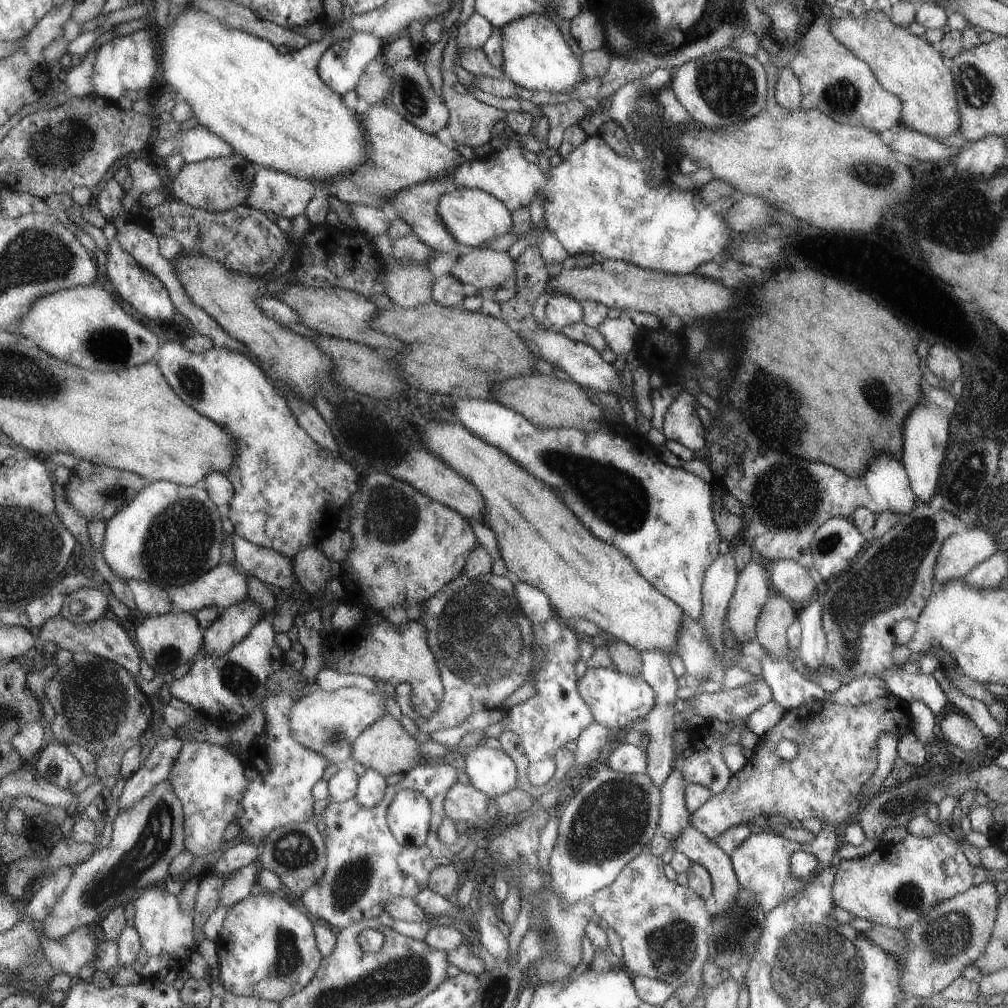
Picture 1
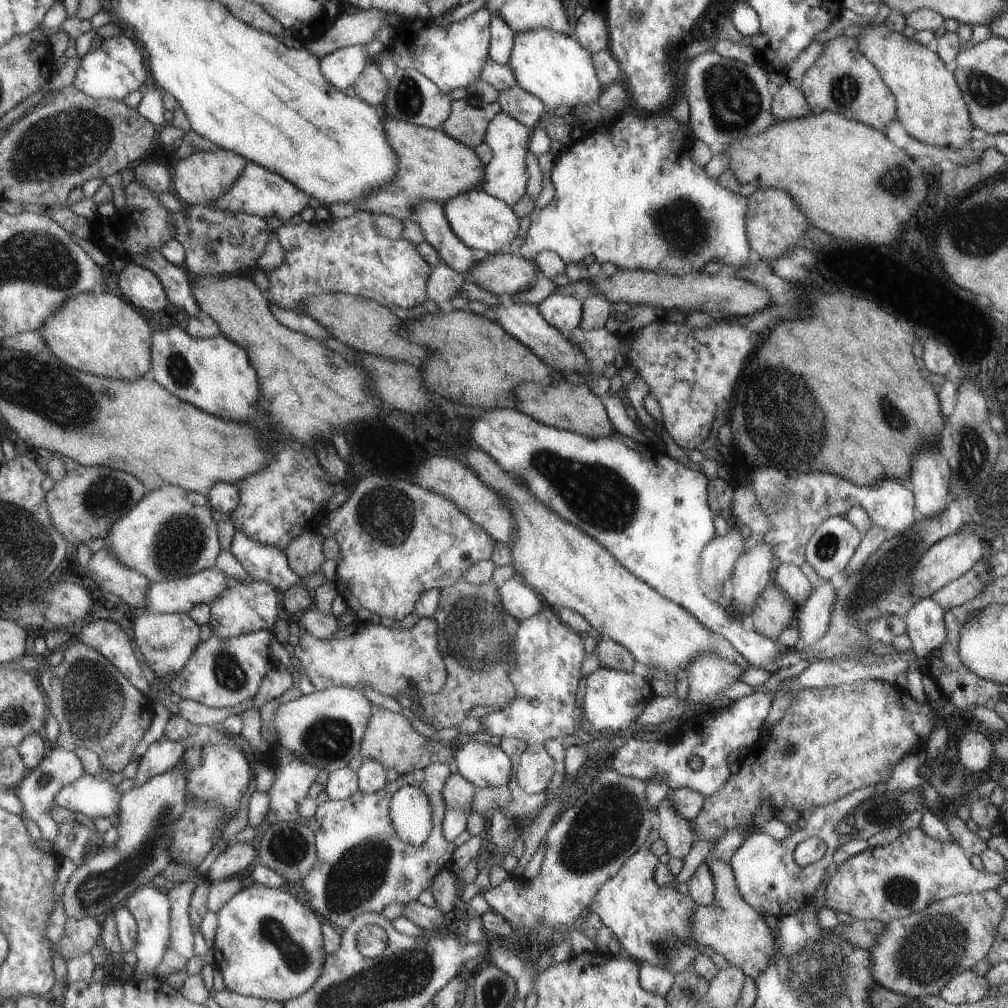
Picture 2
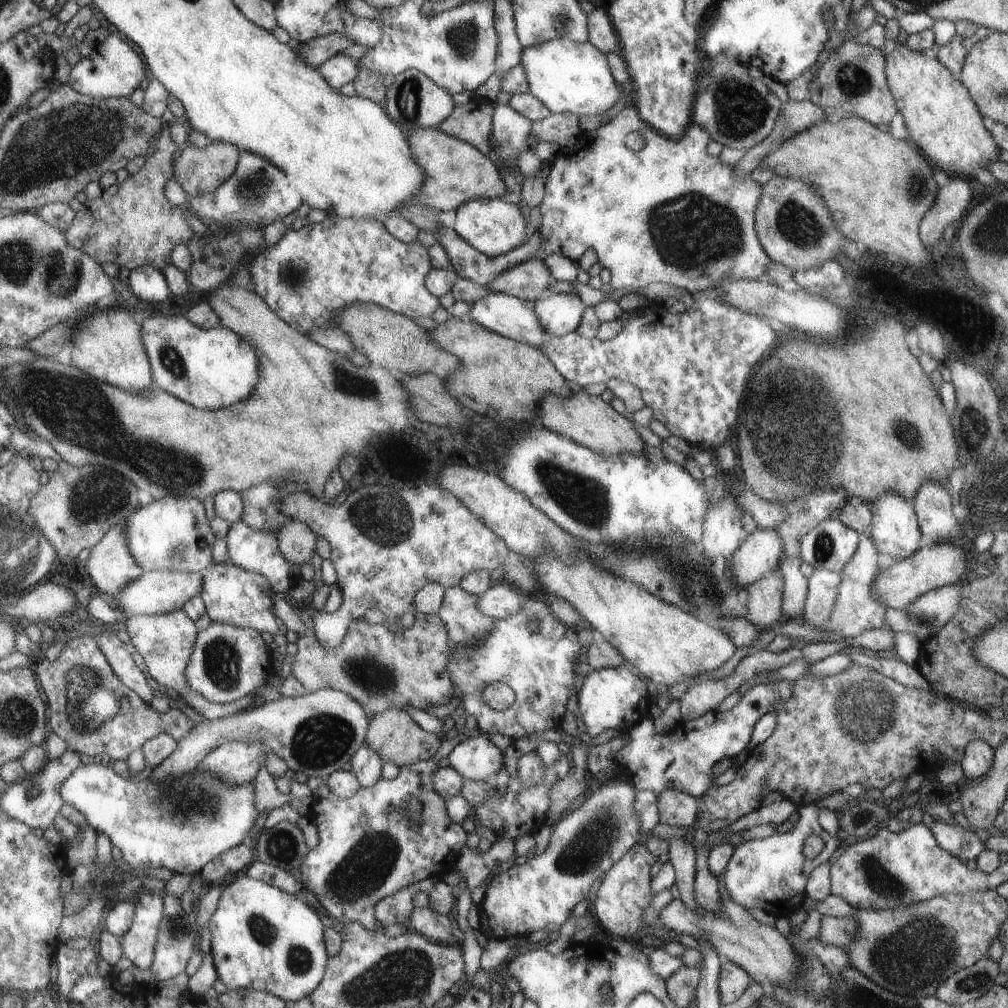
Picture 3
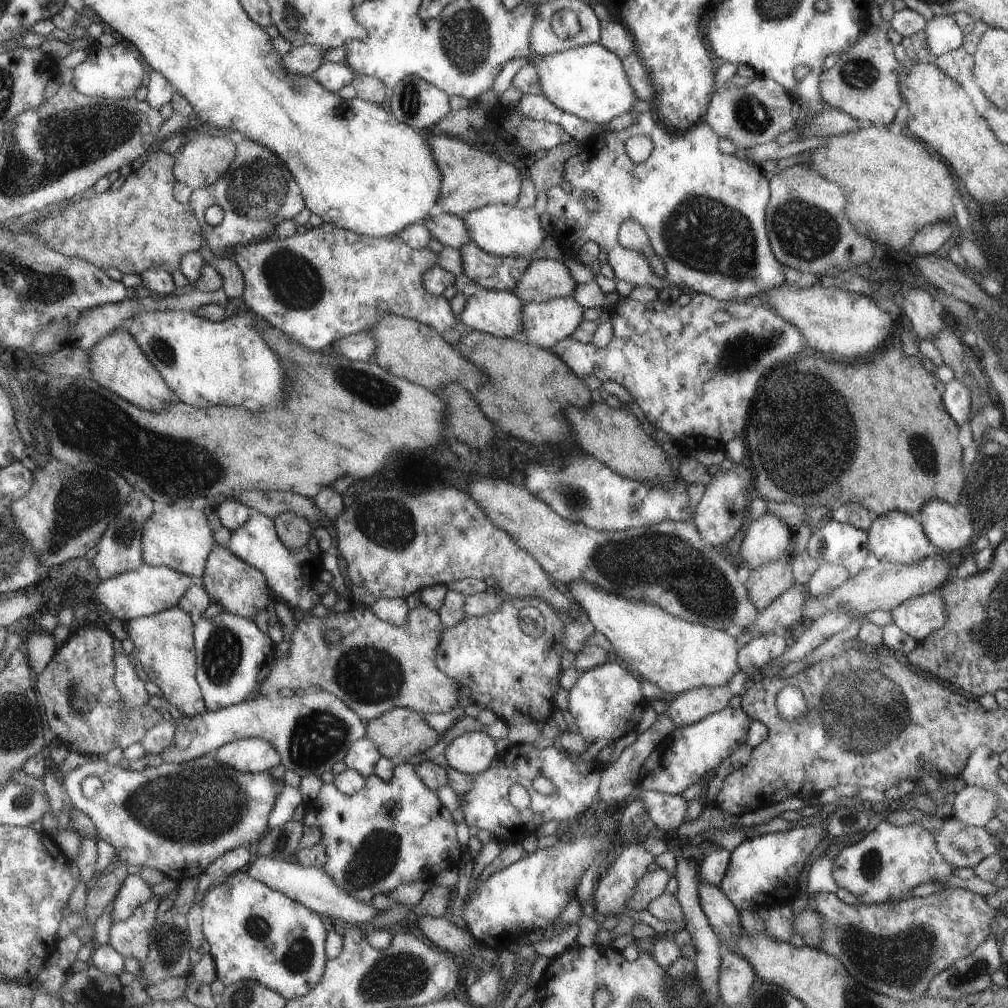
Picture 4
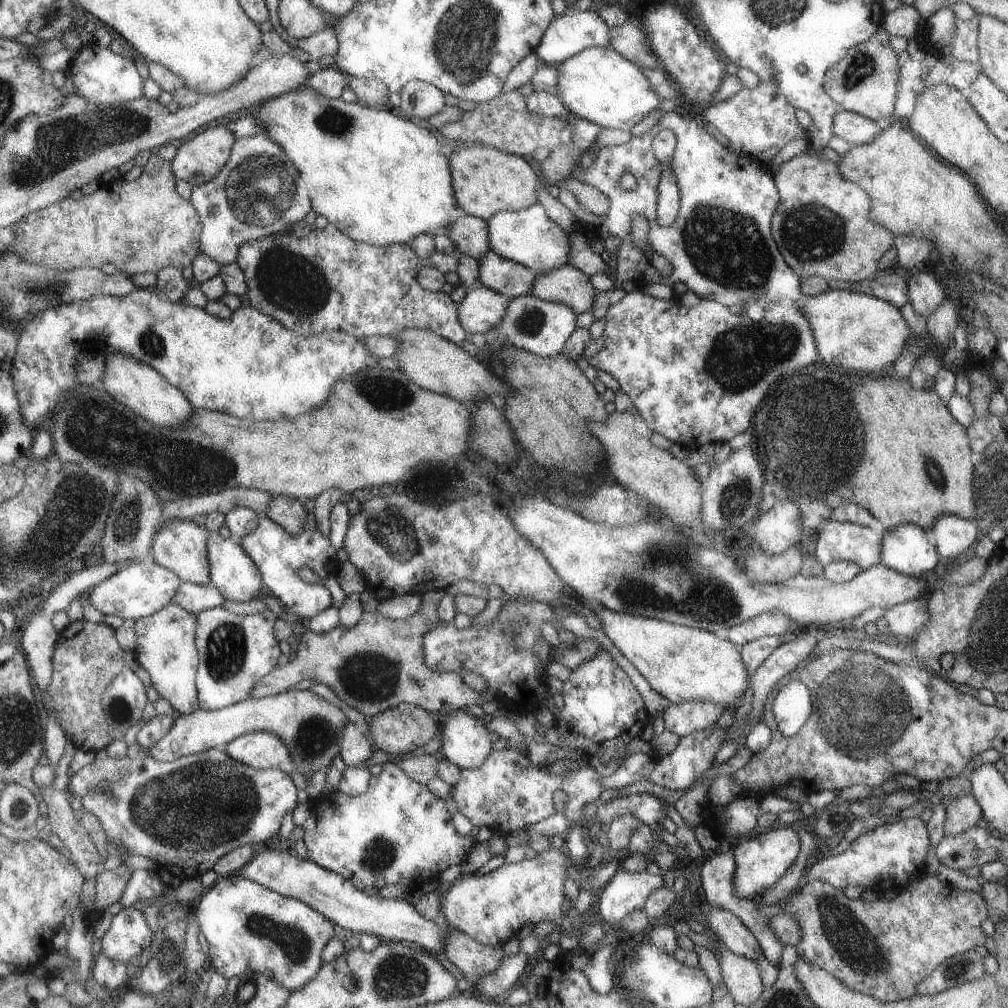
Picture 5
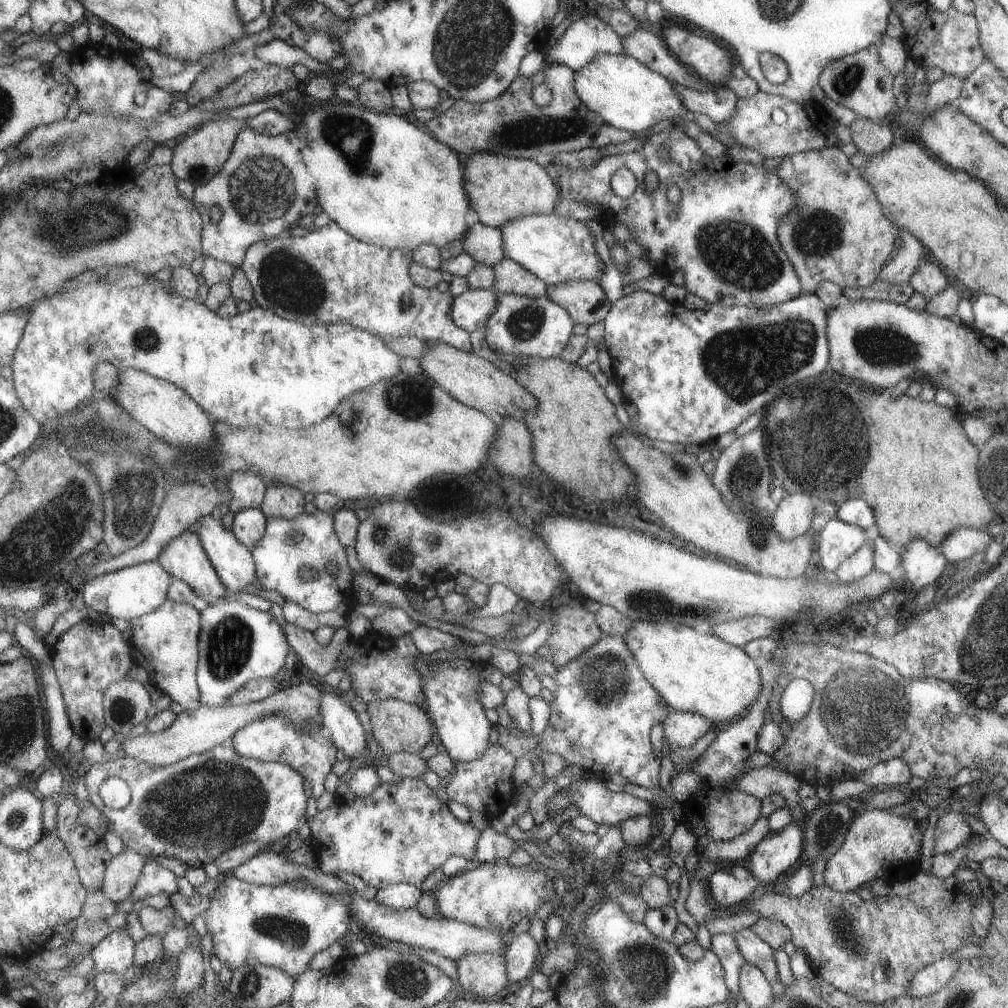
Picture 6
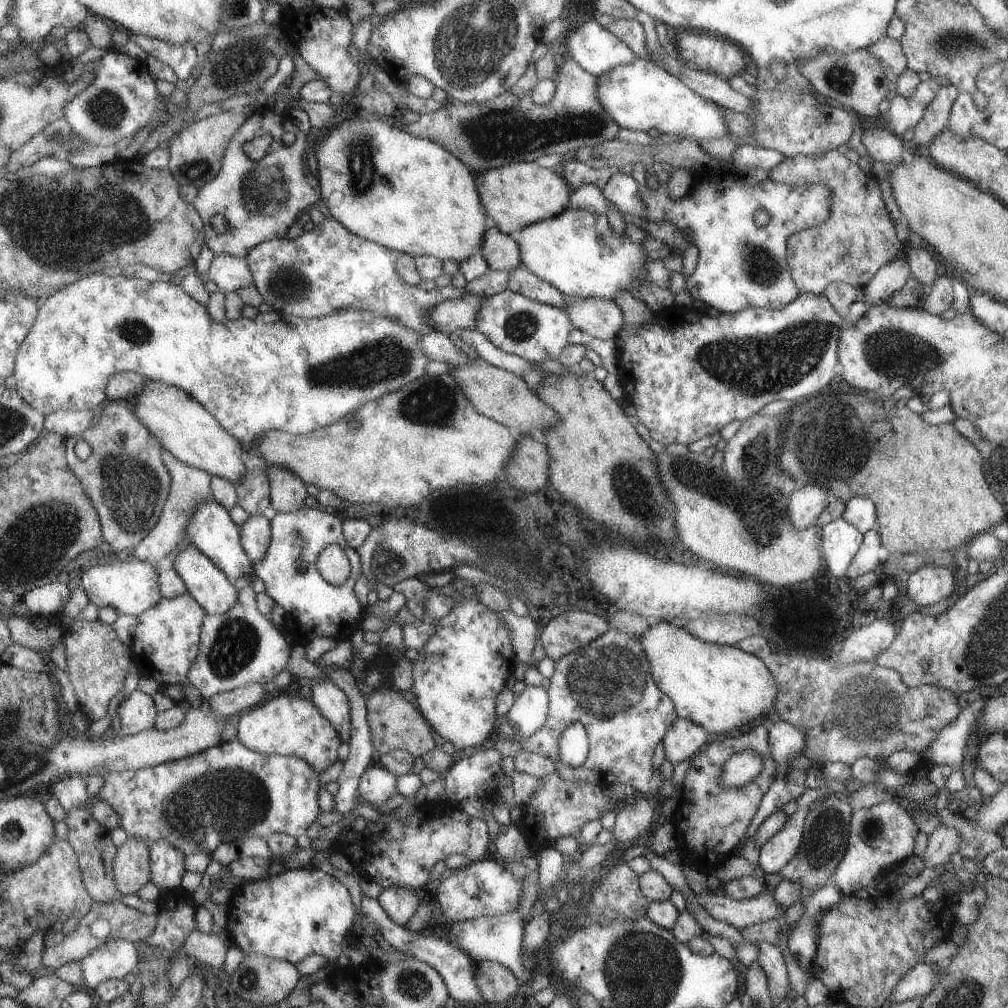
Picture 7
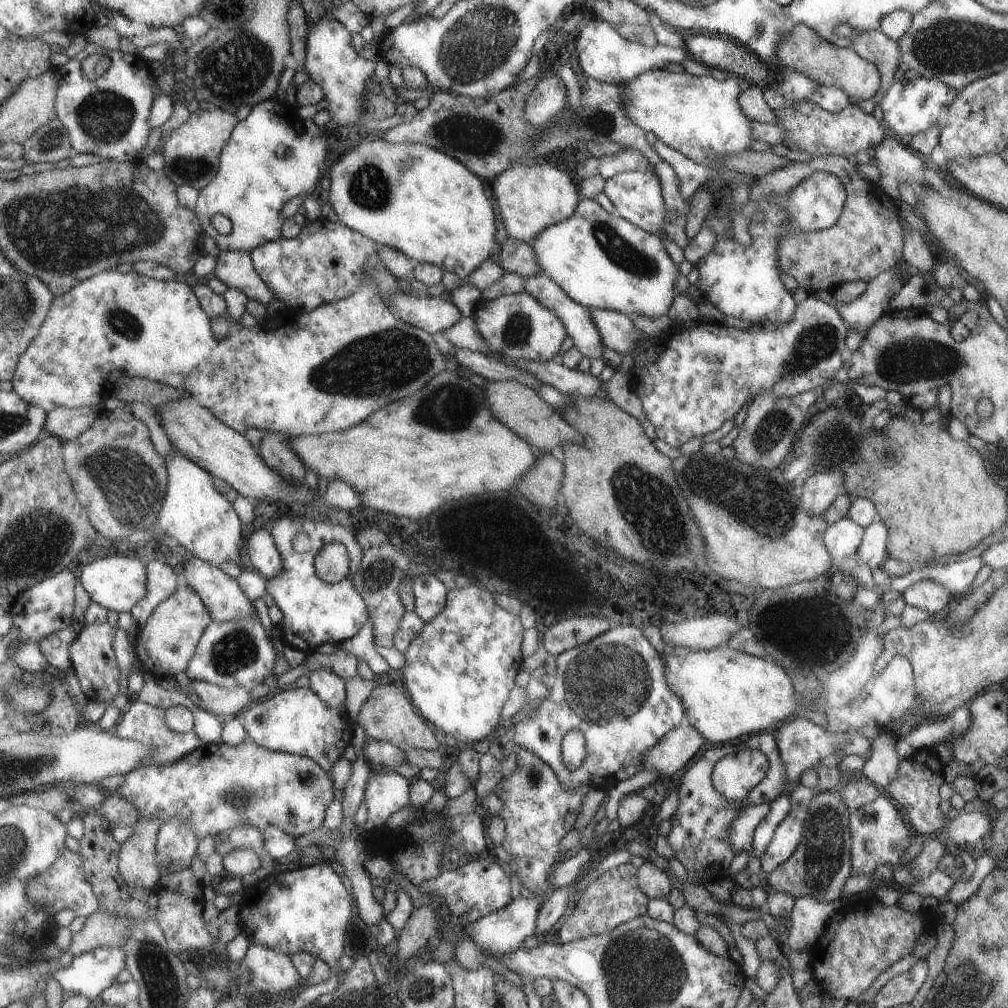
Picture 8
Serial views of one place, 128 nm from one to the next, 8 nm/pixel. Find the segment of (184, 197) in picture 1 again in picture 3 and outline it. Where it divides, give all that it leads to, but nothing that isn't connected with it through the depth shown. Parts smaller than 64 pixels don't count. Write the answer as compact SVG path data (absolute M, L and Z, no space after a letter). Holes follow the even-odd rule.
M212 141L203 148L186 144L181 149L179 157L175 159L174 178L181 183L181 186L186 190L190 198L198 197L205 193L212 193L237 172L241 151L238 146L221 141Z

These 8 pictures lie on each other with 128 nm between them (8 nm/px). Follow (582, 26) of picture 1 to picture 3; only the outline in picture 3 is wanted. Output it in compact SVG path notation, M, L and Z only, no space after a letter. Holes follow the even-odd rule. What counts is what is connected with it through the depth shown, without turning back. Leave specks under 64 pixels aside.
M601 9L586 14L586 41L606 55L618 50L618 40L608 16Z

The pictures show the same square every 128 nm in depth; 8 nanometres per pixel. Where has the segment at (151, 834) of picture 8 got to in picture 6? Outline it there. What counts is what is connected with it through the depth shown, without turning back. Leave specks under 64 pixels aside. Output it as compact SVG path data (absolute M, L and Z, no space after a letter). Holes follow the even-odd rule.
M129 847L114 856L105 871L101 888L107 898L116 903L130 898L146 864L147 858Z

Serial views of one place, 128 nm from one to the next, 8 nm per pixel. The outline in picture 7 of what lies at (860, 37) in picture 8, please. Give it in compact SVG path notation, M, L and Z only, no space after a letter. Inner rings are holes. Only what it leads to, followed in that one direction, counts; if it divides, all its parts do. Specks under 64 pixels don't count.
M884 34L865 49L875 60L878 60L888 82L894 82L907 69L905 55L897 39L889 38Z

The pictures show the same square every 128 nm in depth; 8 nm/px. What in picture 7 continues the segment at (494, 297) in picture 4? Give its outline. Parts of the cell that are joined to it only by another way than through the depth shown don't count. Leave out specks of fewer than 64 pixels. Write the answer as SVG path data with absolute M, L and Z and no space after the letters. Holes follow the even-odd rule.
M467 293L460 299L442 302L428 312L428 323L437 331L448 335L463 329L475 329L481 299Z

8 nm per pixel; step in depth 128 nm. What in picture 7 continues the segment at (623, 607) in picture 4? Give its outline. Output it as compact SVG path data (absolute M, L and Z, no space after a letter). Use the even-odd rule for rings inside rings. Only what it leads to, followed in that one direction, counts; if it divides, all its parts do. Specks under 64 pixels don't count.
M651 622L647 630L637 636L642 653L650 665L650 674L655 686L671 700L676 716L698 724L707 734L729 735L729 732L739 730L741 726L751 728L763 722L765 710L773 708L777 694L776 684L760 658L742 651L735 645L720 645L701 640L669 622Z

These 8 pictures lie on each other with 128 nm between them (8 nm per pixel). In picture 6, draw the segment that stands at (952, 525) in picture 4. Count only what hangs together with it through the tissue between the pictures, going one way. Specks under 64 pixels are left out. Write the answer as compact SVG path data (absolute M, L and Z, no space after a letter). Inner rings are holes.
M955 528L946 539L938 544L940 553L953 566L961 560L966 561L974 552L985 552L992 537L988 529Z

